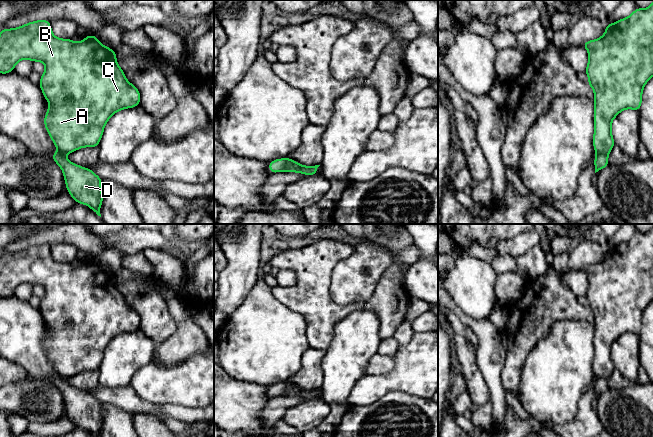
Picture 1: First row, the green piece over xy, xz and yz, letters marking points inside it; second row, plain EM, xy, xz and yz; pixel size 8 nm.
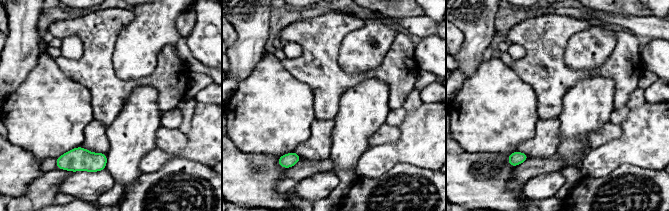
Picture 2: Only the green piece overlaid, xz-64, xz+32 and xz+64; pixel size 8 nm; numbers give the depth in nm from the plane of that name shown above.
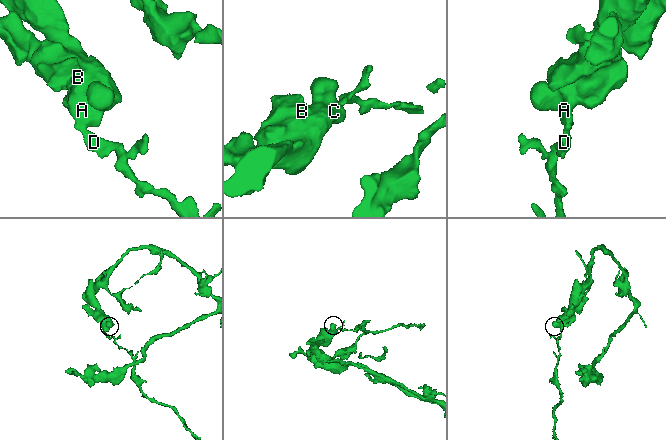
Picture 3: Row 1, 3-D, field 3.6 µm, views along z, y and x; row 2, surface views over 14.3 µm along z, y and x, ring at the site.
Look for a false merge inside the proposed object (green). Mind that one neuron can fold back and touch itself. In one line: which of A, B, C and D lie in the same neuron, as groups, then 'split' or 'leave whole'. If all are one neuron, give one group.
A B C / D; split

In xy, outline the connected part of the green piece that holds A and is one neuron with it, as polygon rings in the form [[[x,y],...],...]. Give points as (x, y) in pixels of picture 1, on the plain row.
[[[48,244],[0,254],[0,298],[14,295],[16,287],[23,283],[45,288],[39,309],[49,326],[44,348],[64,379],[83,371],[98,370],[104,350],[114,337],[140,329],[139,314],[127,305],[116,282],[116,276],[102,269],[94,258],[81,266],[55,261]]]

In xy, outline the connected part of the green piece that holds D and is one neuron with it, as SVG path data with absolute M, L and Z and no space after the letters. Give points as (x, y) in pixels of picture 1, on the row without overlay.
M60 375L52 378L64 398L67 415L77 427L89 430L95 437L100 437L103 425L102 403L91 393L68 385Z

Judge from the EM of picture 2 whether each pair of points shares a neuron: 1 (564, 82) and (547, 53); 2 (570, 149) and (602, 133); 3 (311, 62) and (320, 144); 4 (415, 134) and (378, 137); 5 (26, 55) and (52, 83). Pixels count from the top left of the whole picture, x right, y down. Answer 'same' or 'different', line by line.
1: same
2: different
3: different
4: different
5: different

